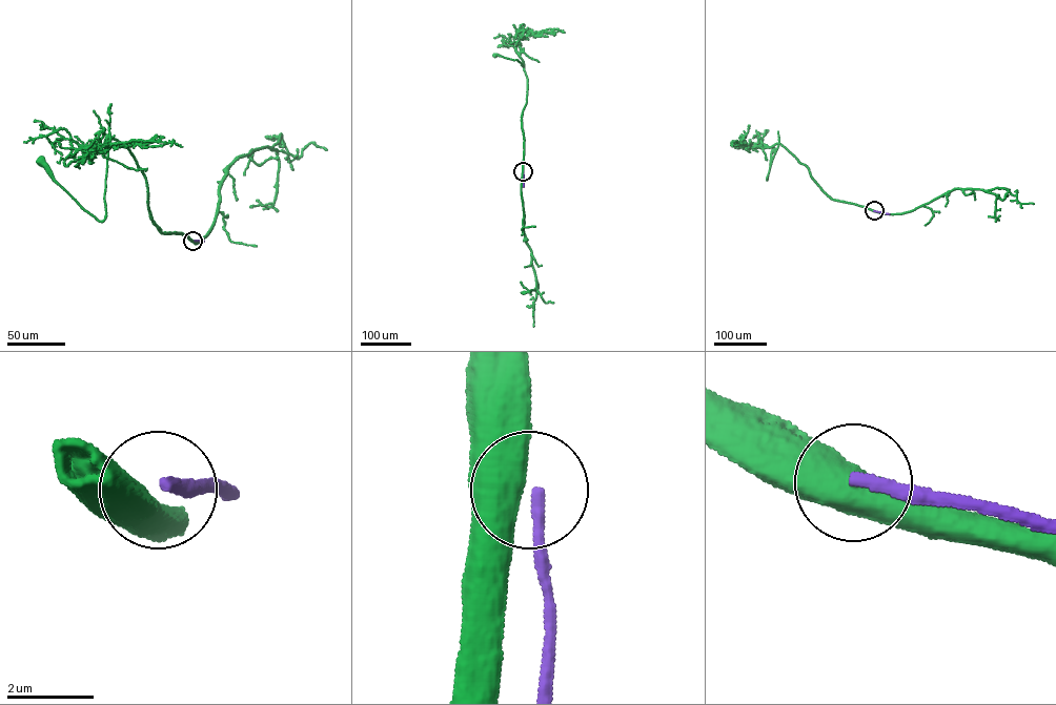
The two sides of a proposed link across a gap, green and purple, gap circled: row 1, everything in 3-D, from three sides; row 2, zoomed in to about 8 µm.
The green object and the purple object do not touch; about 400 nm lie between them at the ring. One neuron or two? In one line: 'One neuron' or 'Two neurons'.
Two neurons

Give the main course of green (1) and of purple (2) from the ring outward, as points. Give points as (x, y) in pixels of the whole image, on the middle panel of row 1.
1: (523, 171), (521, 118), (527, 101), (527, 79), (518, 60), (494, 55)
2: (523, 171), (523, 187)

